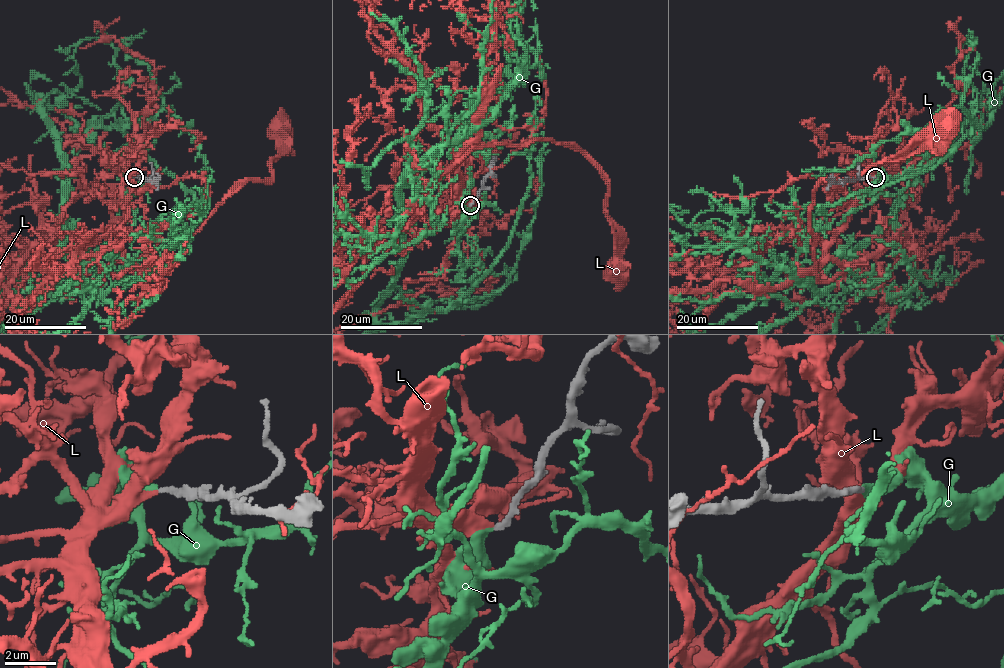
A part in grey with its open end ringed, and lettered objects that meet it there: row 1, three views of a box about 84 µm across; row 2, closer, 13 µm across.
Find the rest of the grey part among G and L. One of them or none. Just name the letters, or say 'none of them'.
G

